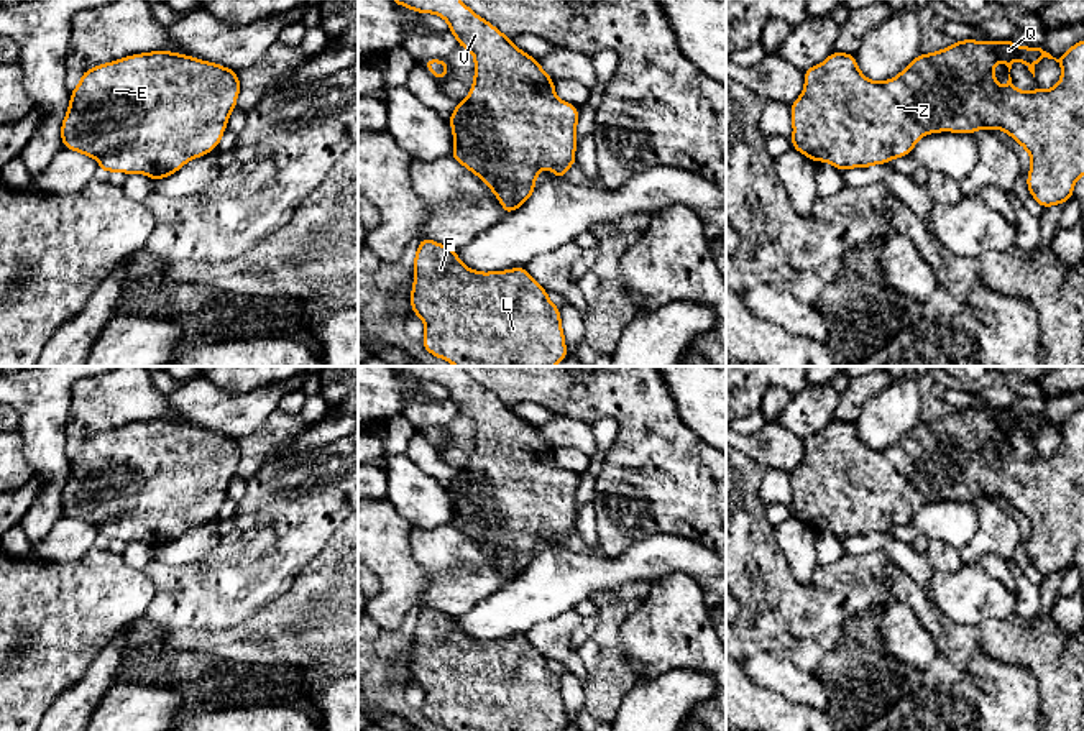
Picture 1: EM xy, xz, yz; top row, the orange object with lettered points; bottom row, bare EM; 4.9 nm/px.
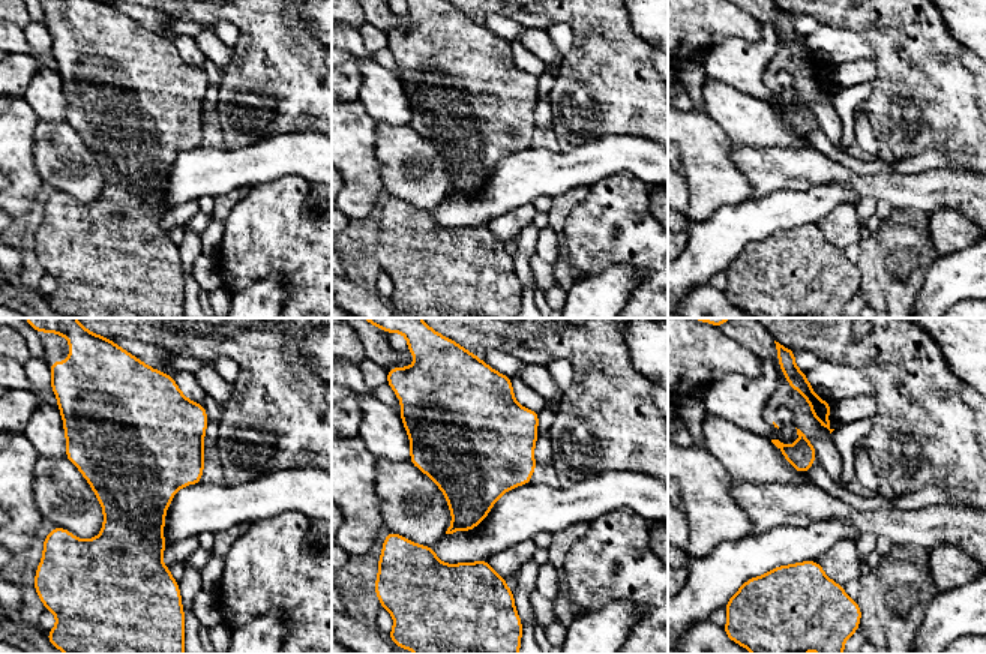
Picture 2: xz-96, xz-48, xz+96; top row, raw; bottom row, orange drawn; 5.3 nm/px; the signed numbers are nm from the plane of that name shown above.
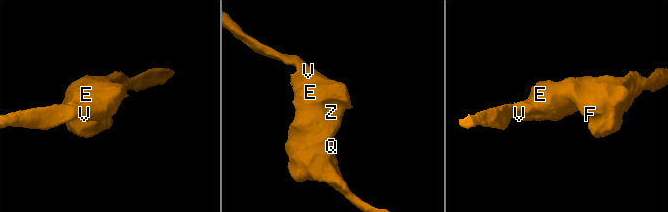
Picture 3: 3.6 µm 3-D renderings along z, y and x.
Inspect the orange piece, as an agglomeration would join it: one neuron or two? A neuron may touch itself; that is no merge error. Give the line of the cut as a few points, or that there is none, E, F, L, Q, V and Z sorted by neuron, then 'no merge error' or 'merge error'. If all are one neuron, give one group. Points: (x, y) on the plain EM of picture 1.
no cut; E F L Q V Z; no merge error

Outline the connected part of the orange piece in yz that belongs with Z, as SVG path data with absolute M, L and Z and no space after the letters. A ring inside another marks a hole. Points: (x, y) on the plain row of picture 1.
M1012 407L954 409L938 421L916 424L898 444L885 450L872 450L862 444L854 422L833 419L824 430L805 437L803 442L805 457L790 473L790 513L813 531L826 529L839 539L887 532L893 526L907 524L928 501L972 503L979 496L999 496L1030 521L1027 555L1043 577L1068 570L1076 547L1084 544L1084 407L1059 427L1043 414L1023 416ZM1045 425L1063 435L1063 444L1051 458L1035 453L1031 462L1025 462L1012 452L1010 442L1007 452L997 457L997 427L1008 440L1012 430L1022 427L1035 445L1035 430Z

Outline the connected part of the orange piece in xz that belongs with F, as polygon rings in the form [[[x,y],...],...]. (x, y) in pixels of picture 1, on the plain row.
[[[422,606],[412,629],[416,641],[411,675],[425,692],[424,716],[450,731],[560,731],[568,724],[560,677],[547,659],[522,636],[480,641],[465,634],[453,616]]]

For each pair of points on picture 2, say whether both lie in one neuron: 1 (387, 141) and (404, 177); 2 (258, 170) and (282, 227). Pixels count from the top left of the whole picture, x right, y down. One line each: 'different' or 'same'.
1: same
2: different

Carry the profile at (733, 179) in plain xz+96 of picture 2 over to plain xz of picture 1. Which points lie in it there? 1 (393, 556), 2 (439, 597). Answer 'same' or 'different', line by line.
1: same
2: different

